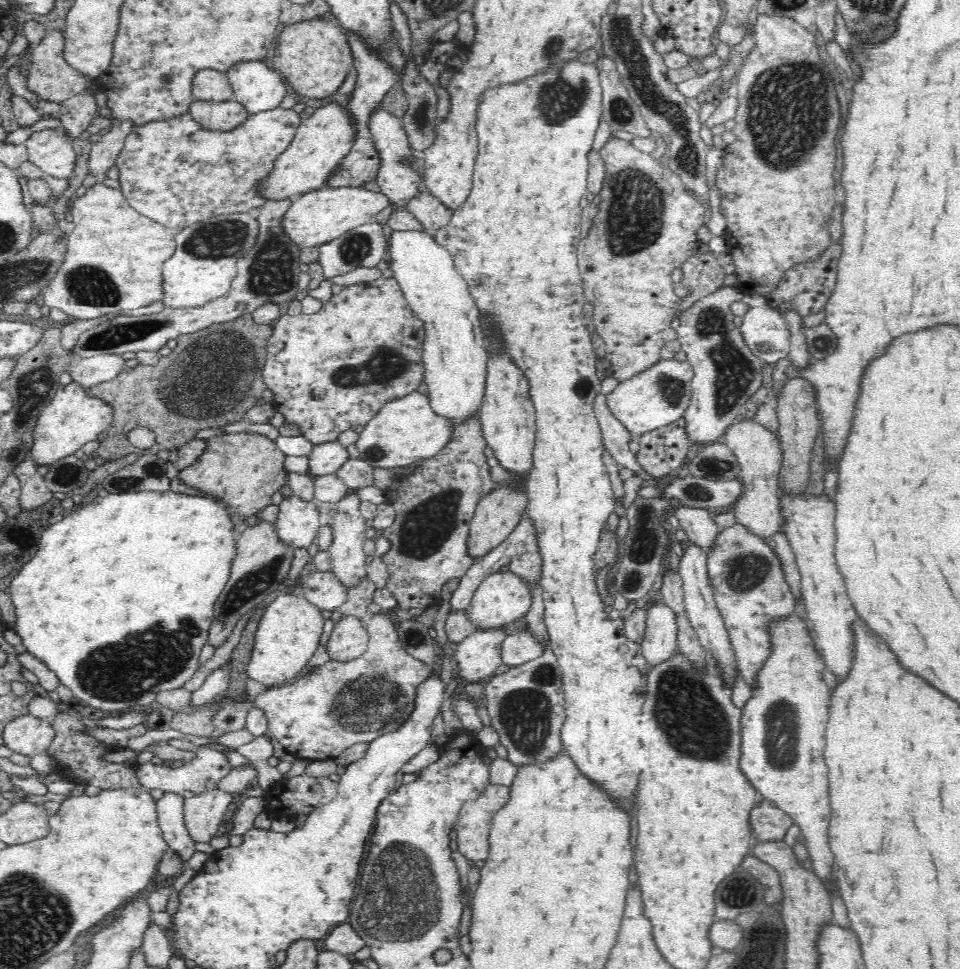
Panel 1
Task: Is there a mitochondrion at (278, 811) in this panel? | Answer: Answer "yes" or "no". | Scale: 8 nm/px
no

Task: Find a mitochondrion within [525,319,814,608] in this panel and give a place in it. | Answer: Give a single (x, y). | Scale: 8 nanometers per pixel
(644, 549)

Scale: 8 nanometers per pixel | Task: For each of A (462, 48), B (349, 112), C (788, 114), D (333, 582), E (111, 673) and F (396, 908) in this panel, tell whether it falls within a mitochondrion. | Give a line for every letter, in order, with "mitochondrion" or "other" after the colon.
A: other
B: other
C: mitochondrion
D: other
E: mitochondrion
F: mitochondrion

